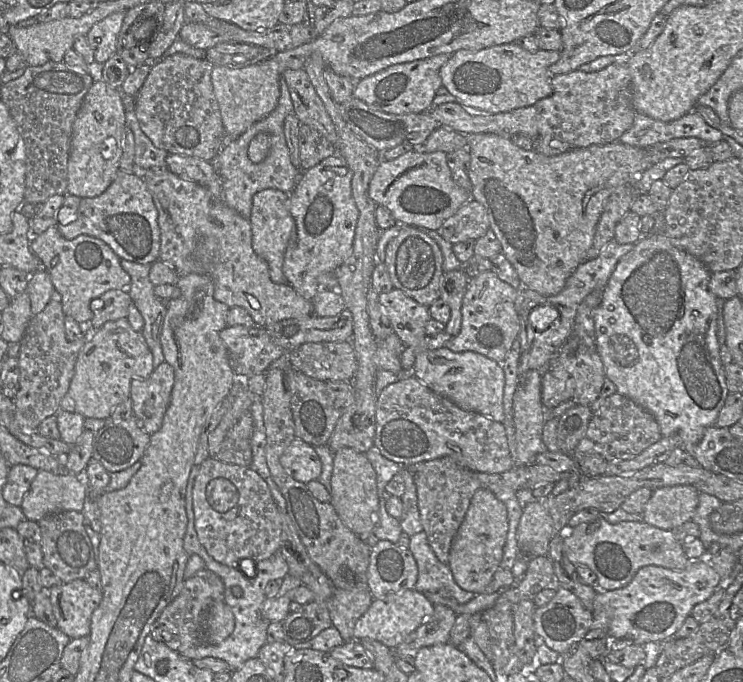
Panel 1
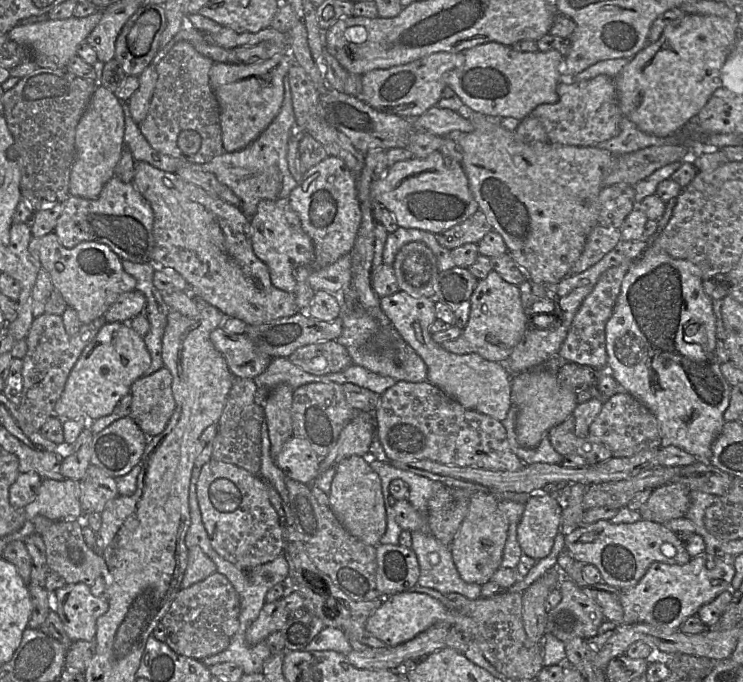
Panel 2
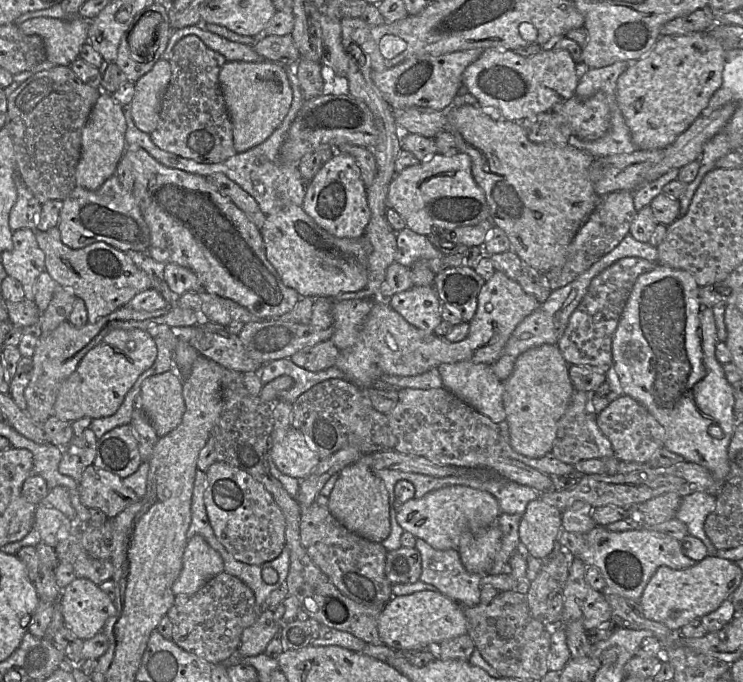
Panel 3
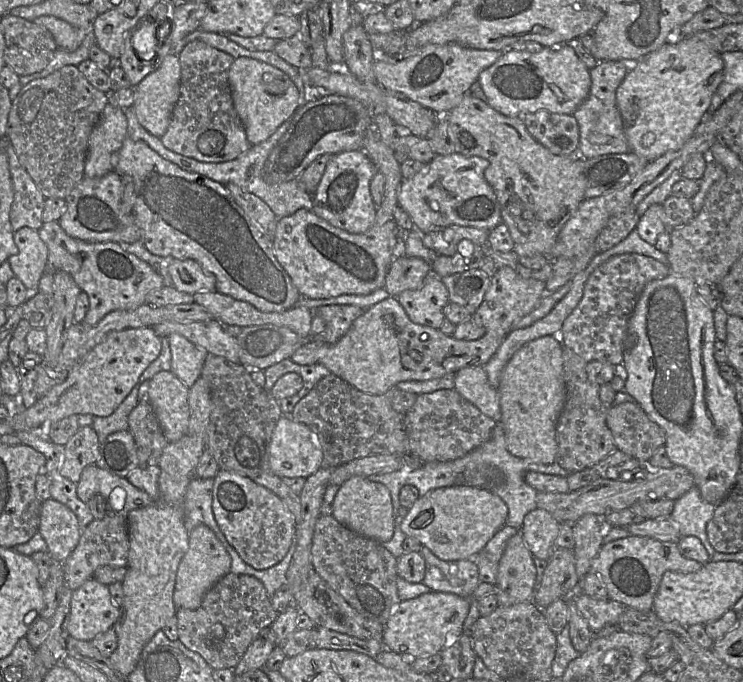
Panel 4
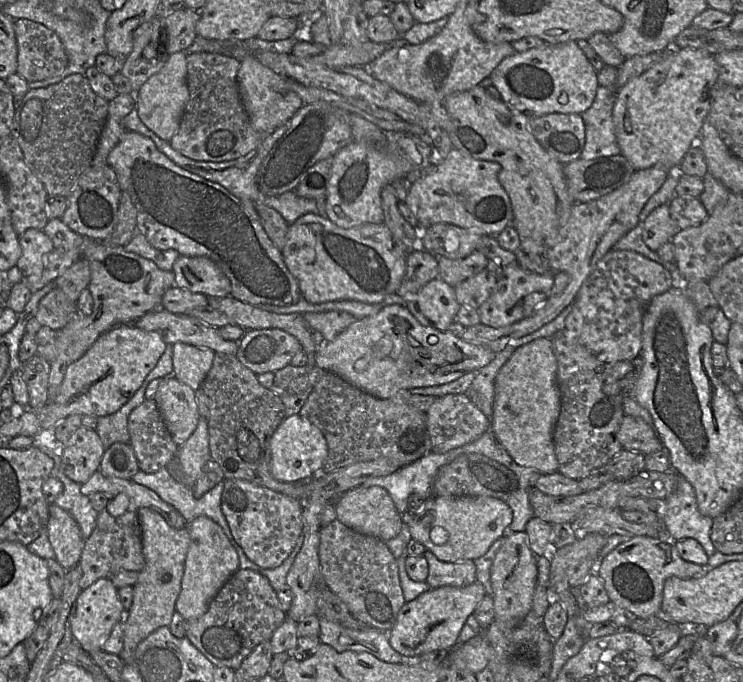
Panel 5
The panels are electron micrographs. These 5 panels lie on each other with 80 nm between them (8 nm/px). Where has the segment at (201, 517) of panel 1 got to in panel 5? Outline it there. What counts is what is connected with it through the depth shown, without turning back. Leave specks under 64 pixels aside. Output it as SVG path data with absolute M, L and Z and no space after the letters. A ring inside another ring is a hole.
M223 480L221 510L235 541L249 560L261 568L272 569L280 566L302 533L302 505L298 499L246 480Z

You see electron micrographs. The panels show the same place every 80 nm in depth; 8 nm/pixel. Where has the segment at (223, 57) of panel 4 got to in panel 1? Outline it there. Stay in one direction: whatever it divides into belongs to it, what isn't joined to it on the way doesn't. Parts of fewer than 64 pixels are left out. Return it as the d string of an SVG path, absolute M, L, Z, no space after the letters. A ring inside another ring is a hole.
M181 53L151 66L142 87L134 97L134 112L141 130L156 148L204 161L211 161L221 152L226 144L226 135L211 82L212 68L213 65L206 59Z

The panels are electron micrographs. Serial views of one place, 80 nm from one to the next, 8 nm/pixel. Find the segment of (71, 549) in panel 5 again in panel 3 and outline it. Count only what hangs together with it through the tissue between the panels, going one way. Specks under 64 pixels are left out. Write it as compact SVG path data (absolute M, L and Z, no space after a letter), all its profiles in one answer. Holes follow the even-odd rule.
M37 505L34 528L41 540L51 547L69 536L77 521L70 520L61 511L44 505Z

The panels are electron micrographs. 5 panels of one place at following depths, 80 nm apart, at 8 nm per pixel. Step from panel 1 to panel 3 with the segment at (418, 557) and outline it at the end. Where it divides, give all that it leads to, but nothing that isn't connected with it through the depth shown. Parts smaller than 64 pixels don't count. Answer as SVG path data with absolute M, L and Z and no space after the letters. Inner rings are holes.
M416 538L415 548L421 555L419 581L433 585L461 606L480 603L482 575L467 571L457 550L437 550L420 538Z

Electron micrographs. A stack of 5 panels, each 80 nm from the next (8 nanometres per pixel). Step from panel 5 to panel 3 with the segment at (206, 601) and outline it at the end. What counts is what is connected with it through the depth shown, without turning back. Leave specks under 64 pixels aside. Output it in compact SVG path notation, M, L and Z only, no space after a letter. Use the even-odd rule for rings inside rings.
M195 535L187 542L182 570L173 584L173 593L175 596L195 594L221 572L224 572L224 562L220 554L201 535Z

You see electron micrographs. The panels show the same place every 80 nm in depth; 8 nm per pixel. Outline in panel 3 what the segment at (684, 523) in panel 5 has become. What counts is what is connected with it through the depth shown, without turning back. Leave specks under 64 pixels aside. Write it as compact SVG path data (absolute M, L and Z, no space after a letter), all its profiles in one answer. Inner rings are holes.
M694 492L682 498L675 518L686 524L688 534L700 539L706 546L709 556L716 556L717 549L704 530L706 517L715 510L716 496L704 492Z

